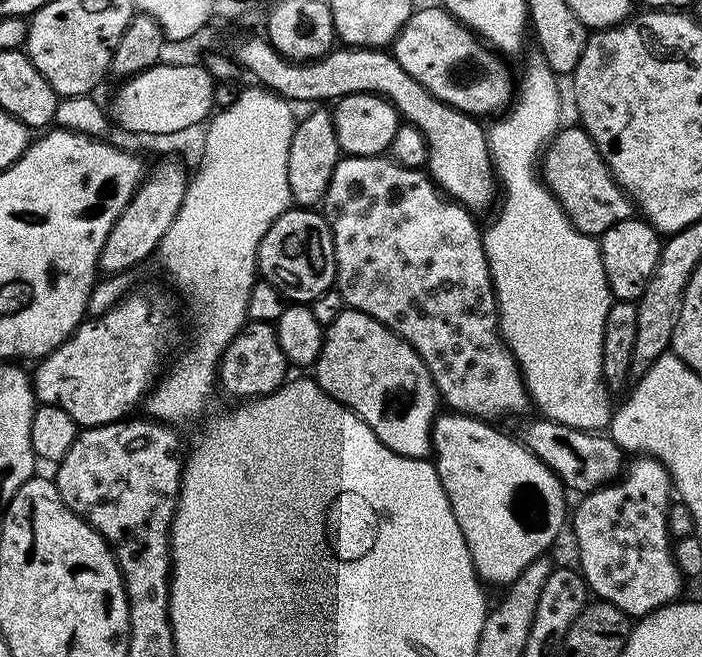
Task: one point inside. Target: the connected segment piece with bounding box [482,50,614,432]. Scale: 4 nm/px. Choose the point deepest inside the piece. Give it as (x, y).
(552, 297)

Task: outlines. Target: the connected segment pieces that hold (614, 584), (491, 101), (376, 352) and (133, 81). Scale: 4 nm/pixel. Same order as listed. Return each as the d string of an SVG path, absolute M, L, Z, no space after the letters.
M643 454L637 455L628 464L628 469L624 472L621 480L613 479L611 482L605 483L603 488L593 488L591 492L583 497L584 500L580 505L575 505L574 511L570 516L570 532L572 528L572 536L576 539L576 556L580 559L578 563L578 571L584 580L588 583L588 591L597 601L605 604L613 604L618 606L618 610L622 610L630 618L639 618L649 616L654 610L664 608L667 604L679 601L680 587L684 584L684 576L680 573L680 568L676 565L676 560L672 557L672 536L668 533L668 503L674 500L674 485L672 475L666 470L666 466L661 460L656 460L652 456Z
M417 7L392 41L390 51L410 78L422 82L434 98L459 112L485 118L491 112L503 113L513 103L514 80L512 84L512 76L499 60L501 57L443 7Z
M344 310L341 316L334 317L324 333L324 345L314 365L314 379L321 390L362 418L362 422L366 422L366 426L370 426L370 430L374 430L376 437L390 450L415 460L432 452L432 424L438 415L436 384L420 355L384 324L355 310Z
M158 63L137 76L127 77L116 92L116 120L125 133L172 134L209 119L218 95L218 84L201 63L172 66Z

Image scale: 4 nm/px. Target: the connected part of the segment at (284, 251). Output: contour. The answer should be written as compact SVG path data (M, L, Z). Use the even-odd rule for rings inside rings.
M293 206L283 212L262 238L256 255L256 267L259 279L270 282L270 286L274 286L288 302L311 305L312 300L326 295L330 290L333 291L336 283L336 251L332 241L332 227L329 226L323 211Z

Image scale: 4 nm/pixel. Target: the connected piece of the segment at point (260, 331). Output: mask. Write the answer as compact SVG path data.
M248 320L220 355L218 388L228 396L237 396L237 401L247 402L269 396L271 392L281 388L289 379L288 371L290 365L286 354L282 354L282 346L278 346L275 324Z

